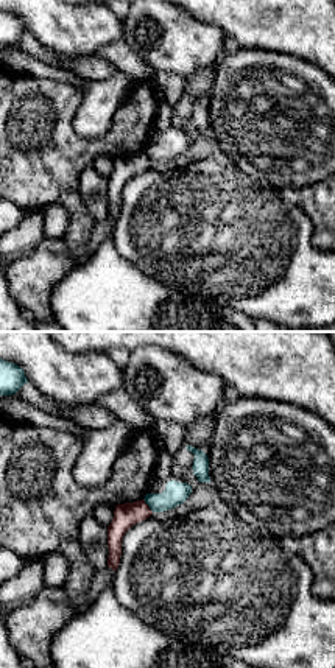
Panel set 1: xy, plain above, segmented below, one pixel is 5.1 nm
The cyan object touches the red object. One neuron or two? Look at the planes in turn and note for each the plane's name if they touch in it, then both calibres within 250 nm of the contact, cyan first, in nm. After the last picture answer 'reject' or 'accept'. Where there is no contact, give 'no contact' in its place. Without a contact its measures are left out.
xy | 120/120 nm

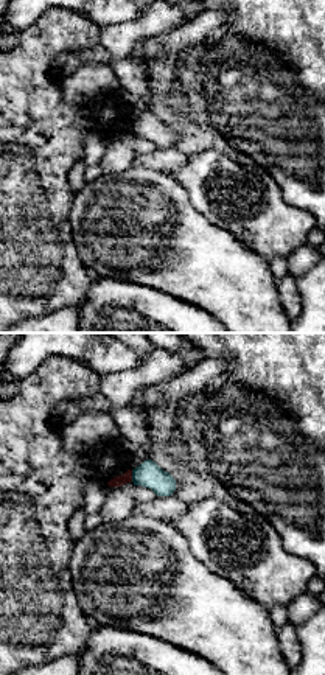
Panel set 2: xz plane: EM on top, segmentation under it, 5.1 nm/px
xz | 140/60 nm

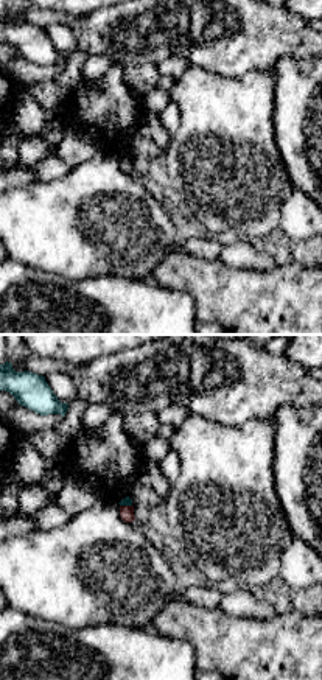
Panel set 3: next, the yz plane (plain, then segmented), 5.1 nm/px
yz | 50/80 nm

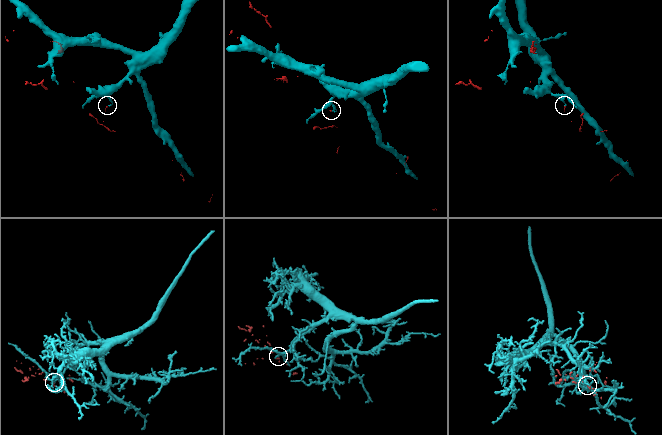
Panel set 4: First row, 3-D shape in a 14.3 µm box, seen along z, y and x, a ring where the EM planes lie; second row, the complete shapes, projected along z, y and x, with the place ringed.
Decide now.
reject

